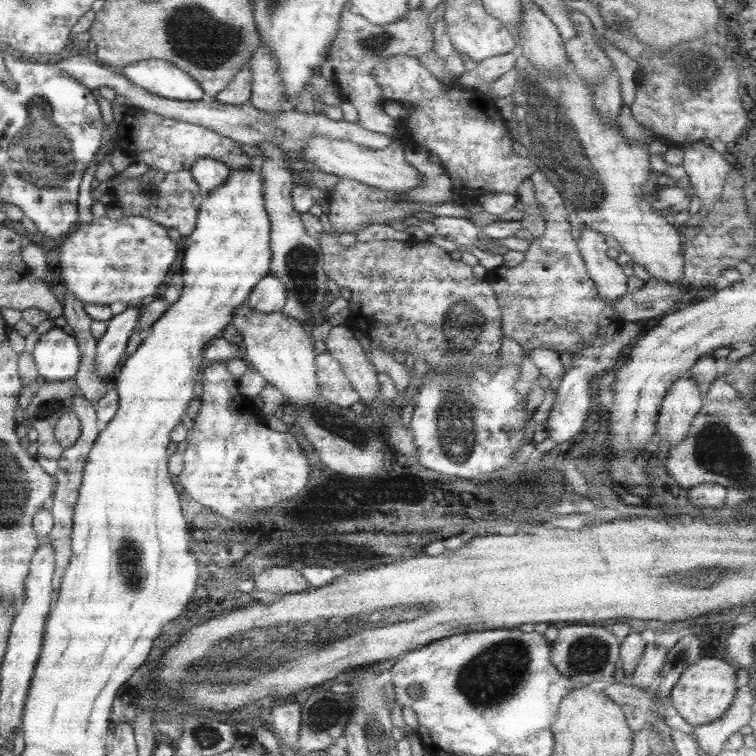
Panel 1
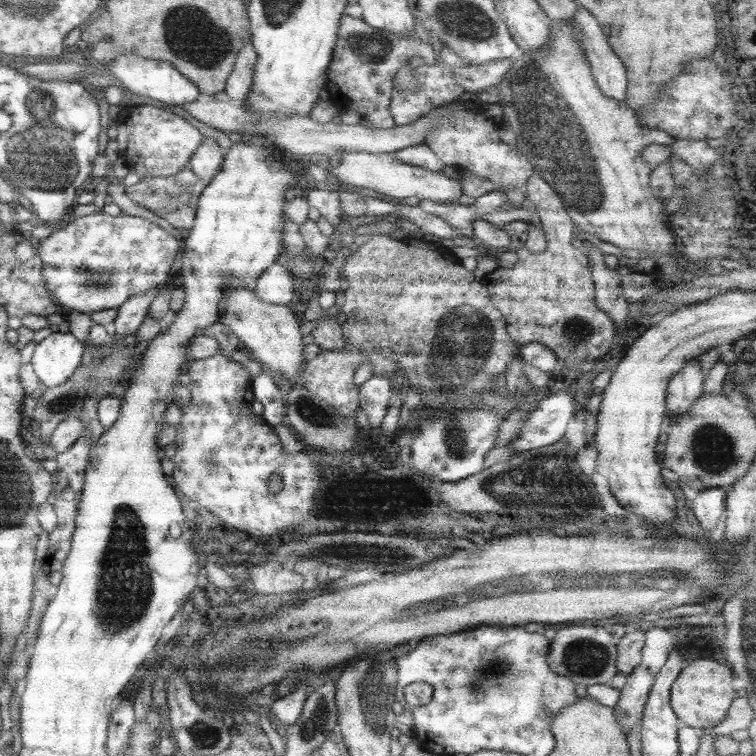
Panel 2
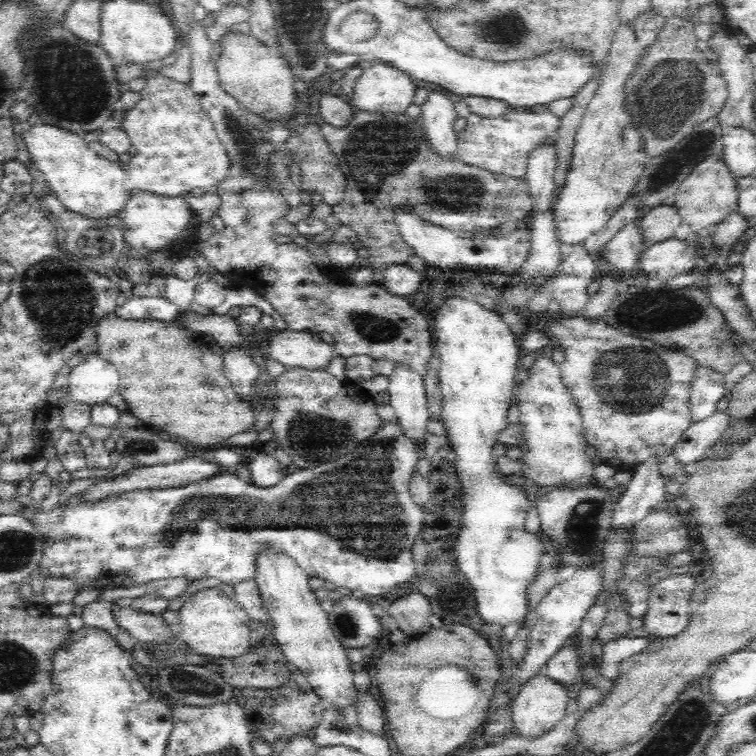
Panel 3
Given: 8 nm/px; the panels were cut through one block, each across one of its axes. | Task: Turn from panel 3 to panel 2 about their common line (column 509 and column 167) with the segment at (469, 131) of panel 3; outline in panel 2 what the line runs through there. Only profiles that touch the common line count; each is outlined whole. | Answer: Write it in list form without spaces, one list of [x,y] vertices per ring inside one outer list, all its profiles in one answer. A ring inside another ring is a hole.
[[[157,103],[124,111],[117,121],[117,131],[119,157],[130,171],[136,171],[140,175],[140,179],[152,176],[166,178],[185,170],[192,154],[204,140],[200,131],[190,122]]]

